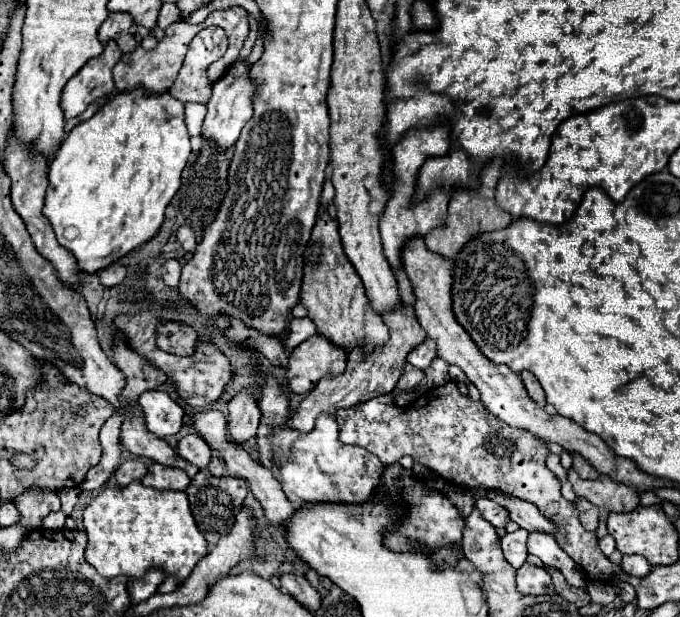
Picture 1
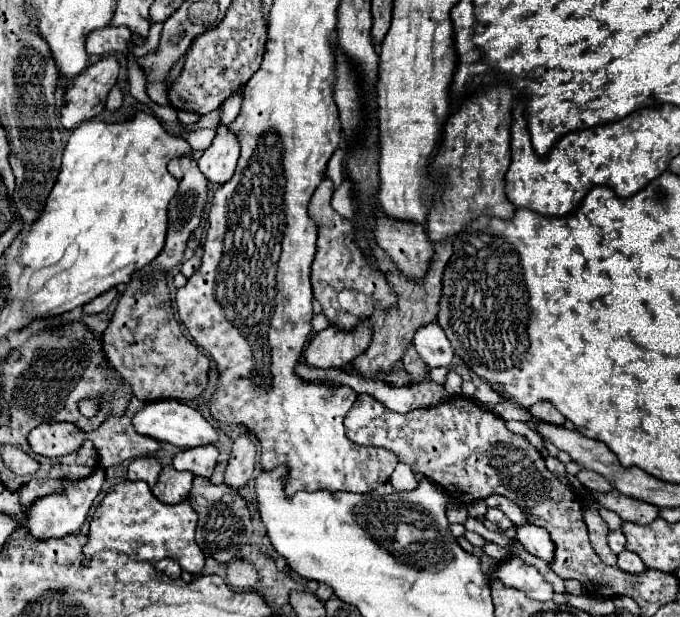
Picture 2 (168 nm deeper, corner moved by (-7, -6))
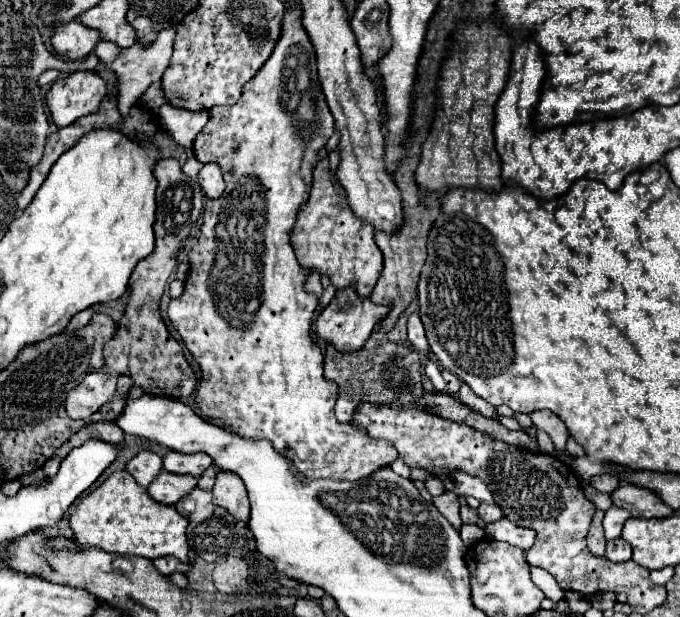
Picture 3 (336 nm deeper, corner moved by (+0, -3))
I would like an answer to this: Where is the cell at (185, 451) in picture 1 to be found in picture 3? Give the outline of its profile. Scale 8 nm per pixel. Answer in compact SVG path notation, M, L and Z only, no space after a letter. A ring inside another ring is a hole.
M169 450L163 458L163 468L173 472L173 474L191 474L195 478L199 478L203 474L205 468L209 468L213 464L211 456L205 452L197 452L197 454L181 454L181 452L173 452Z

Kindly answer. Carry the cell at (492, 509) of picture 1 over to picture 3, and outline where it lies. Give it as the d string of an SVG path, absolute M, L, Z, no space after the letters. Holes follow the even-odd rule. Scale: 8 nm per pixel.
M481 504L477 508L477 514L485 524L491 524L491 522L497 522L497 520L503 518L503 512L501 512L501 508L497 504Z

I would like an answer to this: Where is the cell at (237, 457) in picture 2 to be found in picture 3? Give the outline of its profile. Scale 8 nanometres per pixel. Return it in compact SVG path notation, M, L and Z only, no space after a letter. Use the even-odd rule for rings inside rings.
M225 470L217 472L217 480L213 486L213 502L217 506L227 508L237 520L249 518L249 500L247 500L245 484L233 472L225 472Z

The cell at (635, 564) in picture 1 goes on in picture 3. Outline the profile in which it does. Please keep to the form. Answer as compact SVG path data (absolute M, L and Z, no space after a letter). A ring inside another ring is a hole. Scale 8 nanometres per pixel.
M621 538L609 540L609 542L607 542L607 552L605 552L605 558L607 558L609 562L623 564L623 562L631 560L631 548L629 548L629 544L625 544Z

